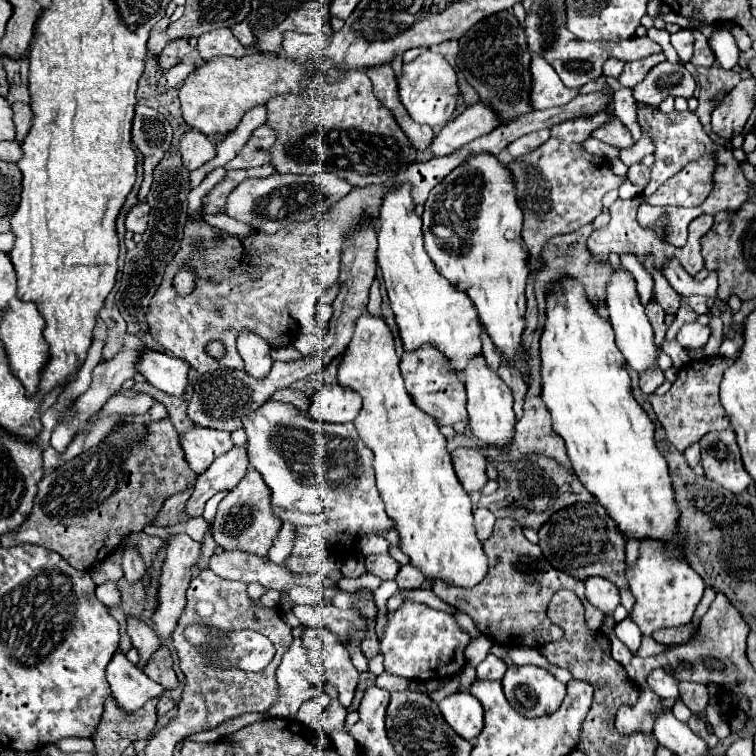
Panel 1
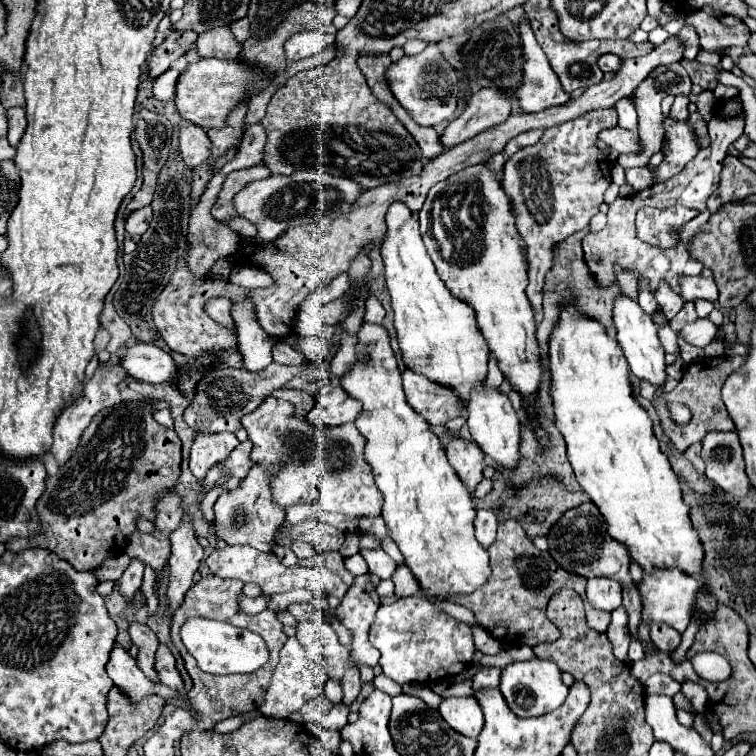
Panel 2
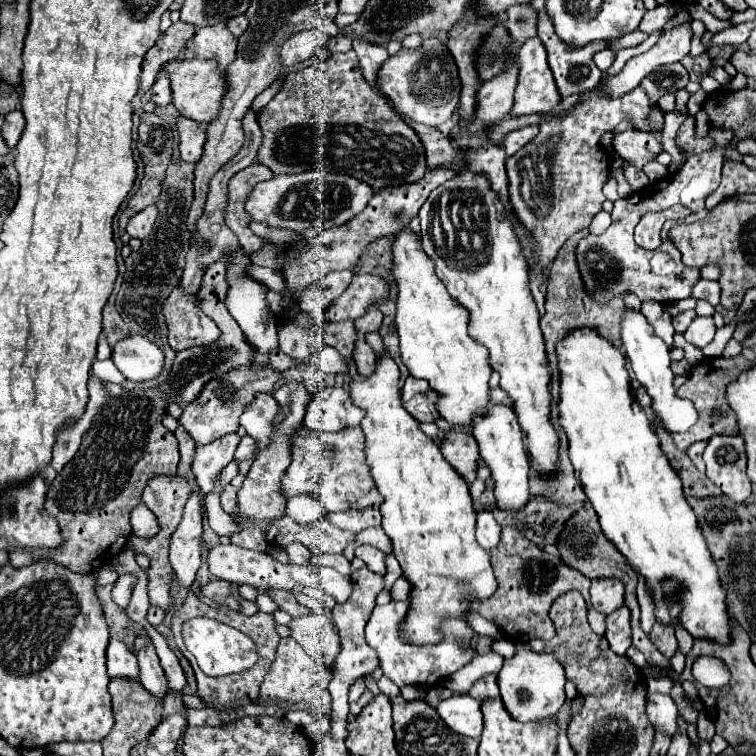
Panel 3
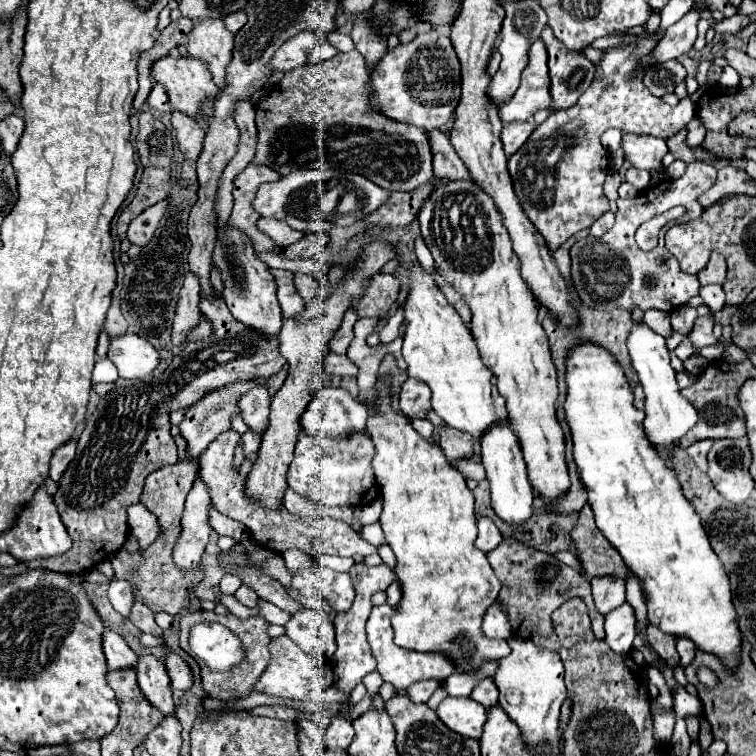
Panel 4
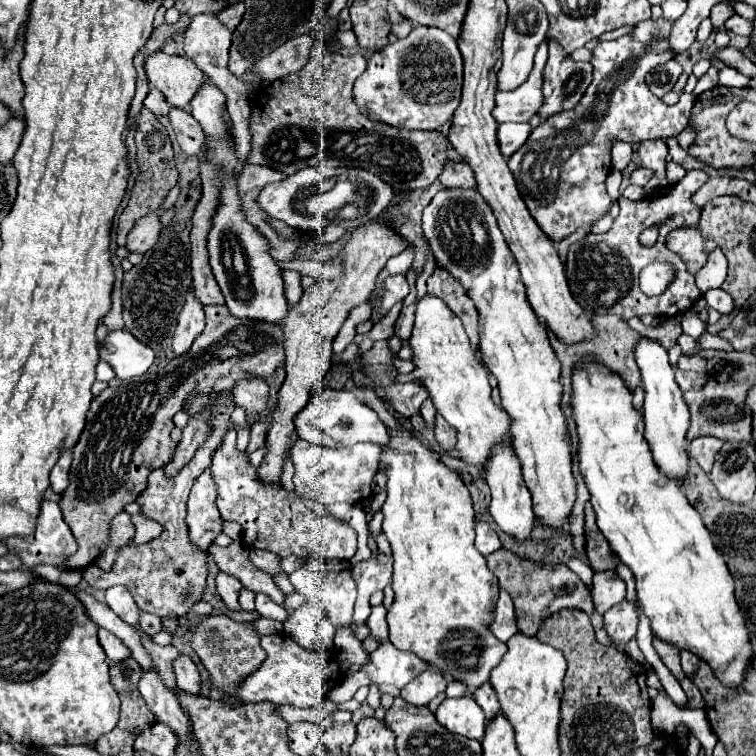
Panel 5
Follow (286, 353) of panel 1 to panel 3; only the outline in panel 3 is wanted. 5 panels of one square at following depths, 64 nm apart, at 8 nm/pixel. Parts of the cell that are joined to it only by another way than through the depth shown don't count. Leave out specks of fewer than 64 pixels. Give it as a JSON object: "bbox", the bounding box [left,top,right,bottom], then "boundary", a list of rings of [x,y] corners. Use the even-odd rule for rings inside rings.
{"bbox":[270,350,298,370],"boundary":[[[272,350],[270,352],[270,366],[274,370],[288,370],[292,366],[298,366],[298,362],[296,360],[286,360],[284,352],[280,352],[280,350]]]}

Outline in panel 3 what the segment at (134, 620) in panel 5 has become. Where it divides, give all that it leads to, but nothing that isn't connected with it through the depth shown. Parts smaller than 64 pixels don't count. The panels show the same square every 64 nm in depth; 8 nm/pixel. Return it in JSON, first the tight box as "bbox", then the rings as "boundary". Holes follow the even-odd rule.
{"bbox":[112,574,136,608],"boundary":[[[122,574],[116,584],[114,584],[114,590],[112,590],[112,600],[120,606],[120,608],[126,608],[128,602],[130,602],[130,596],[132,596],[132,590],[136,586],[136,574]]]}

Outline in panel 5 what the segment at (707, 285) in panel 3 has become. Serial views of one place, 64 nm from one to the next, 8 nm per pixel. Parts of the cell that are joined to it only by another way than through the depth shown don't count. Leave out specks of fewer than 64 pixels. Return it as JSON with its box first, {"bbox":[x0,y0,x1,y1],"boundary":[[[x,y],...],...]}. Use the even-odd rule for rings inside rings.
{"bbox":[704,288,734,314],"boundary":[[[712,288],[712,290],[704,292],[704,300],[708,302],[710,308],[718,310],[720,314],[728,314],[728,312],[732,312],[732,308],[734,308],[732,298],[730,298],[722,288]]]}

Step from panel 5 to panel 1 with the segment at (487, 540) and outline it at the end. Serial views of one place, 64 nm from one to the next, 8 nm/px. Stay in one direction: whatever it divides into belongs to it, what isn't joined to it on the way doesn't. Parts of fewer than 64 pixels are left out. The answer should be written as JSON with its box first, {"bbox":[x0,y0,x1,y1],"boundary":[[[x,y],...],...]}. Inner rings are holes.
{"bbox":[474,508,496,540],"boundary":[[[476,508],[474,510],[474,528],[476,528],[478,540],[490,538],[494,522],[496,522],[496,516],[490,510],[486,510],[486,508]]]}

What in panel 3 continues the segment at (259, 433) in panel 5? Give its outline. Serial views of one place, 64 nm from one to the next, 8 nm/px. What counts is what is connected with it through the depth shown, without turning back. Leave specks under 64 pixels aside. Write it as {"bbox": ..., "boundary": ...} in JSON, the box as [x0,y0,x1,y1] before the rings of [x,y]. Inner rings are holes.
{"bbox":[234,436,256,476],"boundary":[[[244,436],[236,448],[234,460],[238,462],[238,472],[244,476],[248,474],[252,462],[254,462],[254,446],[256,446],[256,442],[250,436]]]}

